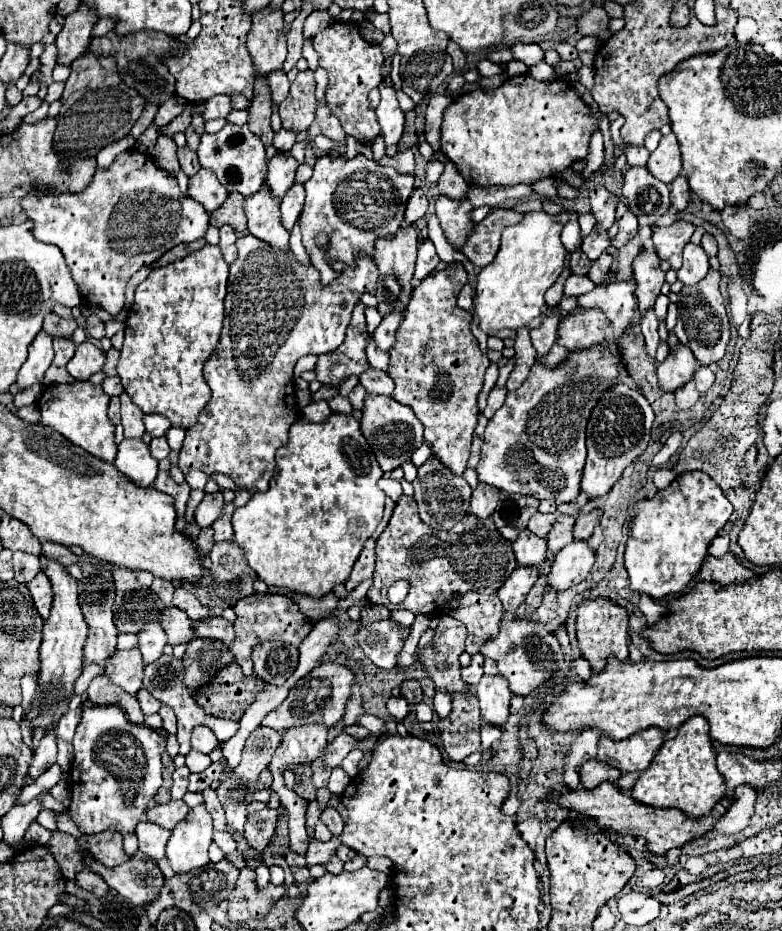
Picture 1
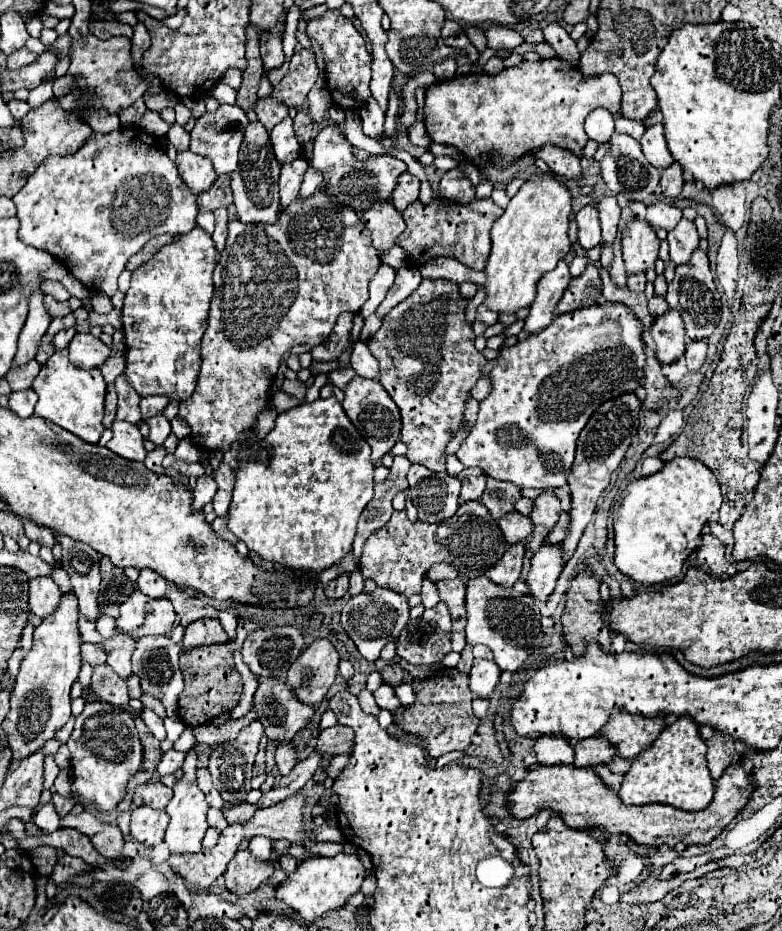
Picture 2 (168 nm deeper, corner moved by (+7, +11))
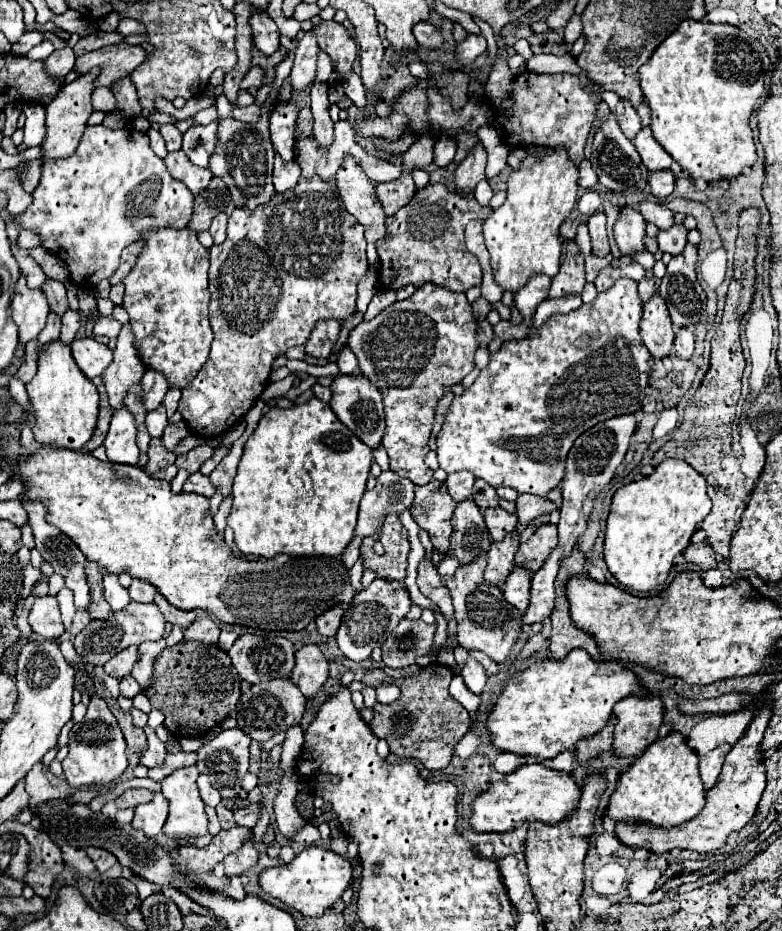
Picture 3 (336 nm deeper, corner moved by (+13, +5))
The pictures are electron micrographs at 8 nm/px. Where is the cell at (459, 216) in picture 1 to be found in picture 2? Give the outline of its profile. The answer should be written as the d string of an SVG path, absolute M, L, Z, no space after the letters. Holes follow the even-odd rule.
M462 169L448 171L440 181L440 195L458 203L470 203L474 199L474 189L476 187L470 183L466 173L462 173Z

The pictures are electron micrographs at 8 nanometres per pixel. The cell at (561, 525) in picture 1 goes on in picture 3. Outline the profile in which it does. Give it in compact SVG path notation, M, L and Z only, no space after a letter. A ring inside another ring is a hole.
M518 495L518 499L516 499L516 515L522 525L528 525L532 519L536 519L540 515L552 513L554 509L556 509L556 505L546 497Z

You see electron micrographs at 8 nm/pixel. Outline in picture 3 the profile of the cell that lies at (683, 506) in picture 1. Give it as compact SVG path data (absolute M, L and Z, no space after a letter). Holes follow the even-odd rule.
M666 459L652 475L620 487L606 519L604 559L610 573L634 591L646 593L660 587L668 579L674 557L690 545L692 533L710 513L710 507L704 477L680 459Z

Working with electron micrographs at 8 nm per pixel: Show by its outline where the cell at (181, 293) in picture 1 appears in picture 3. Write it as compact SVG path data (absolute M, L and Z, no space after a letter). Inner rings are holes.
M190 227L184 229L164 229L152 231L146 235L146 247L138 255L136 265L124 279L126 291L122 307L130 315L130 325L134 331L134 349L138 359L168 379L170 387L184 389L200 371L200 367L208 359L208 351L212 345L212 329L208 323L208 249L204 249L198 241L196 231Z

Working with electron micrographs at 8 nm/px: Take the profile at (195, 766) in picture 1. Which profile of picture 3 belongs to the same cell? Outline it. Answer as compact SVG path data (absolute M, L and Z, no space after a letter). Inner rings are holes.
M192 766L176 769L162 779L162 795L170 803L164 835L172 837L178 845L184 845L190 837L196 839L208 833L204 803L196 787L198 775L198 767Z

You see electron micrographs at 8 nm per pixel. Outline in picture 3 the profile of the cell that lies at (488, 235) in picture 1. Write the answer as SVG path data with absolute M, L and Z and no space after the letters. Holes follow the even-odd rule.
M442 183L426 185L418 189L414 199L400 209L396 215L386 219L388 235L384 241L376 243L380 255L380 285L382 289L398 289L408 283L420 287L424 283L436 283L450 291L466 291L480 285L482 269L476 259L466 249L464 227L478 219L486 221L492 207L484 207L474 195L458 195L446 191Z

